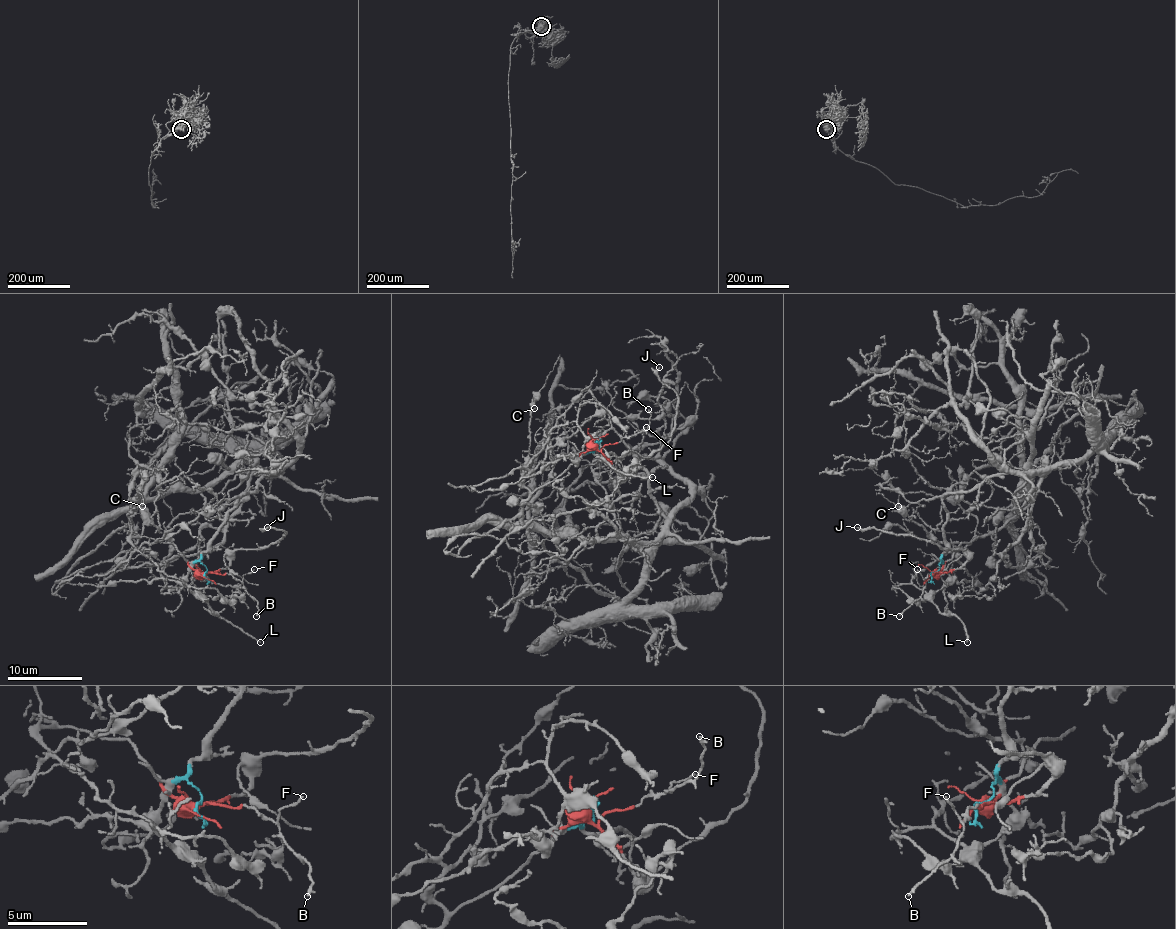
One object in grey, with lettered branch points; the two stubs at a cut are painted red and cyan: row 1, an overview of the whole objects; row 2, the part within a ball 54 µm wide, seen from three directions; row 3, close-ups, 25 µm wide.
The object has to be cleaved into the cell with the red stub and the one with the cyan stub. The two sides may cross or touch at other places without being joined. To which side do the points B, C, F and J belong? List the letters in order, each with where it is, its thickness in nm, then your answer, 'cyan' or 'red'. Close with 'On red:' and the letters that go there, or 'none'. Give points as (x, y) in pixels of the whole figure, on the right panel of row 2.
B: at (899, 616); 160 nm thick; red
C: at (898, 506); 130 nm thick; red
F: at (917, 569); 120 nm thick; red
J: at (857, 527); 140 nm thick; red
On red: B, C, F, J

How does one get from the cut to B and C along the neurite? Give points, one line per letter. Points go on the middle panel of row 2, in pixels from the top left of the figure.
B: (596, 443), (602, 448), (647, 428), (649, 409)
C: (596, 443), (565, 471), (529, 491), (524, 485), (522, 487), (522, 471), (529, 452), (531, 411), (535, 407)

